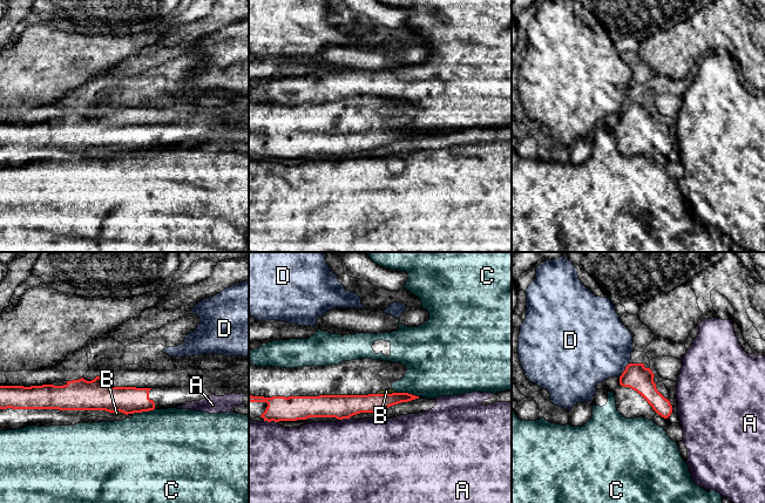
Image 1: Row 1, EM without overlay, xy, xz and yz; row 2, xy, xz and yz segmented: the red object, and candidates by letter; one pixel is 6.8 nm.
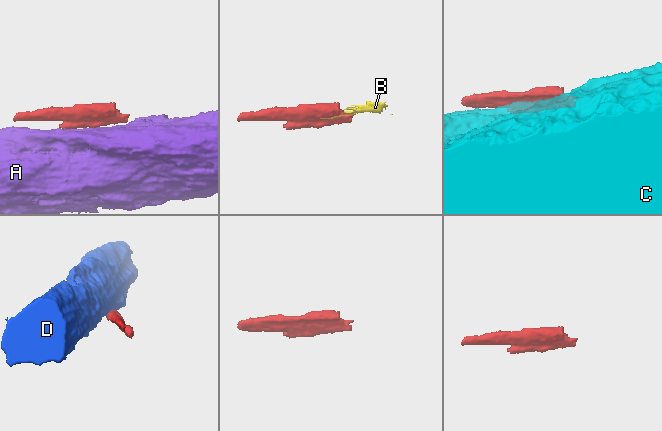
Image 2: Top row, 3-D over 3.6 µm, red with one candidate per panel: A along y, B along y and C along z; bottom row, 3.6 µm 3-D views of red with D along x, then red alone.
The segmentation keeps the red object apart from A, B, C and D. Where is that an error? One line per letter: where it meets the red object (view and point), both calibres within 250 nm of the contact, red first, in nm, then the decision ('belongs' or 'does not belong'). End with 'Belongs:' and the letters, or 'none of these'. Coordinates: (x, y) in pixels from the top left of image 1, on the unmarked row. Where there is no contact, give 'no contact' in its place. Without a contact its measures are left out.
A: xz (344, 155) | 160/480 nm | does not belong
B: xz (386, 131) | 140/30 nm | belongs
C: xy (143, 148) | 190/480 nm | does not belong
D: yz (624, 108) | 180/460 nm | does not belong
Belongs: B

